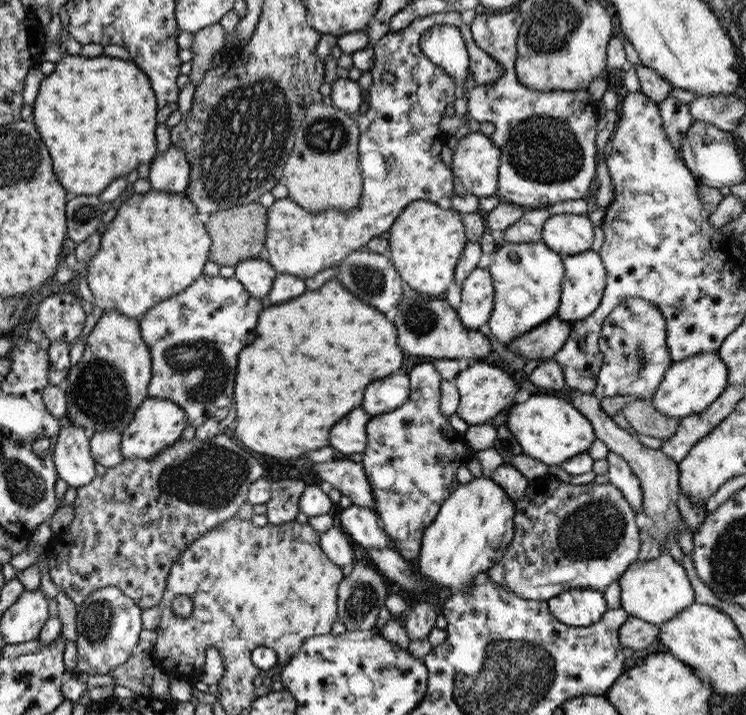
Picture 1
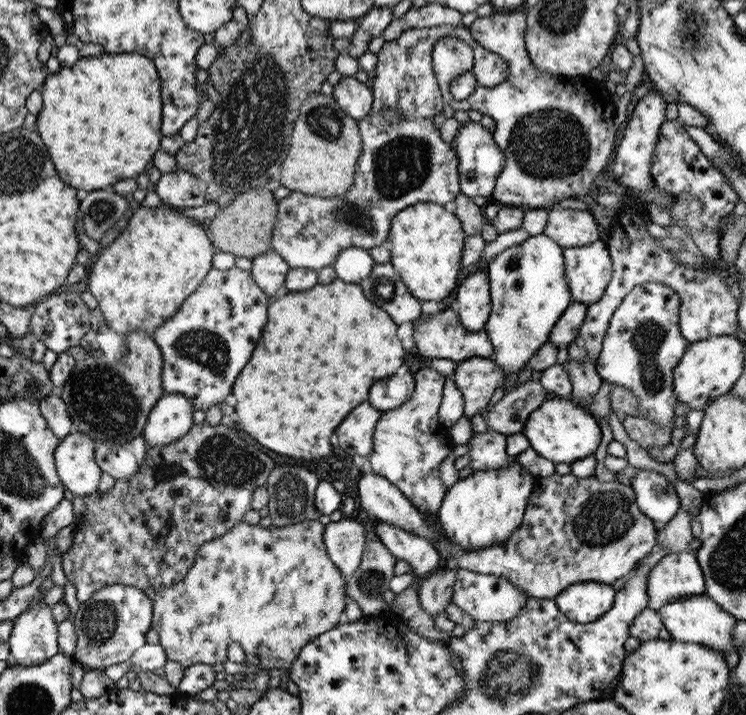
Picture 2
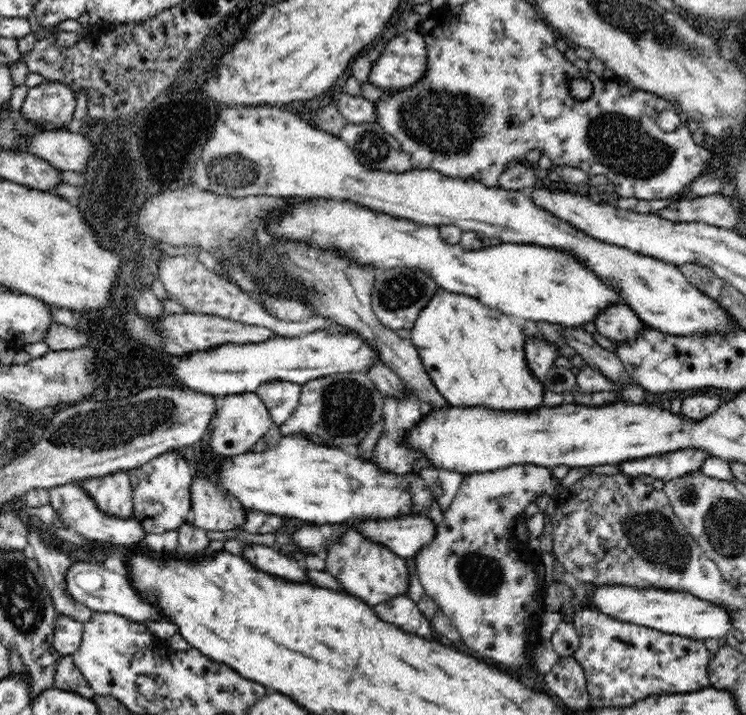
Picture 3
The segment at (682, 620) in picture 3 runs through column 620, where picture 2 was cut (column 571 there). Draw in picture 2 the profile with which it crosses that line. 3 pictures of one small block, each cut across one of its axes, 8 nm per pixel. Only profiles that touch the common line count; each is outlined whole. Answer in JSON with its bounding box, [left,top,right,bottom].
[555,580,615,624]

